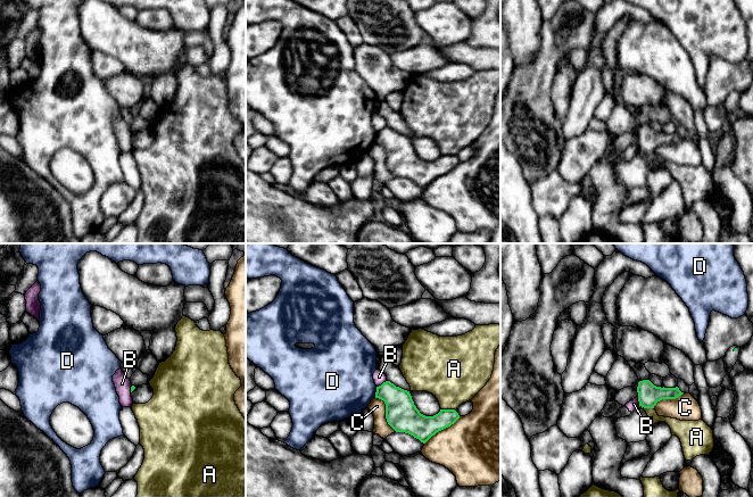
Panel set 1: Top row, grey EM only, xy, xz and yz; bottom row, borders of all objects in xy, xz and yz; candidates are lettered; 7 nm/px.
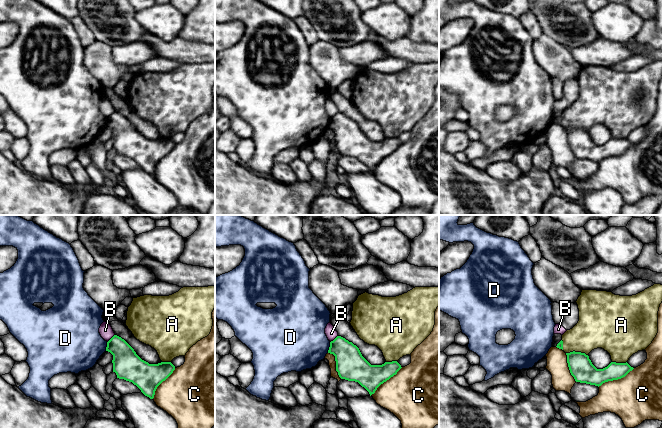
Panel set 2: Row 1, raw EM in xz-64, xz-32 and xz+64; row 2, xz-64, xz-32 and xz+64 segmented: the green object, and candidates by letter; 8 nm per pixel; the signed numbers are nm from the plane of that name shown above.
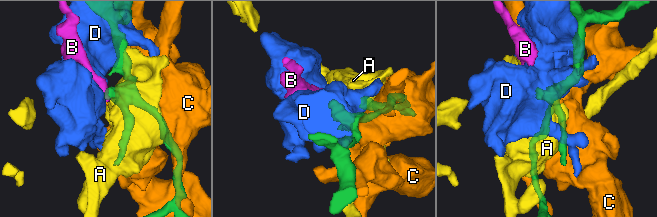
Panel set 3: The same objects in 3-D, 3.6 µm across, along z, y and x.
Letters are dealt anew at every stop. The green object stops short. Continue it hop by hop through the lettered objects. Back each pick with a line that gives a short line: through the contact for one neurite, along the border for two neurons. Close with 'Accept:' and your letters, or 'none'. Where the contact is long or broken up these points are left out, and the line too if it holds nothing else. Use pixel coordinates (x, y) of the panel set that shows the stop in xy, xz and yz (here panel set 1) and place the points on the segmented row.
Accept: none

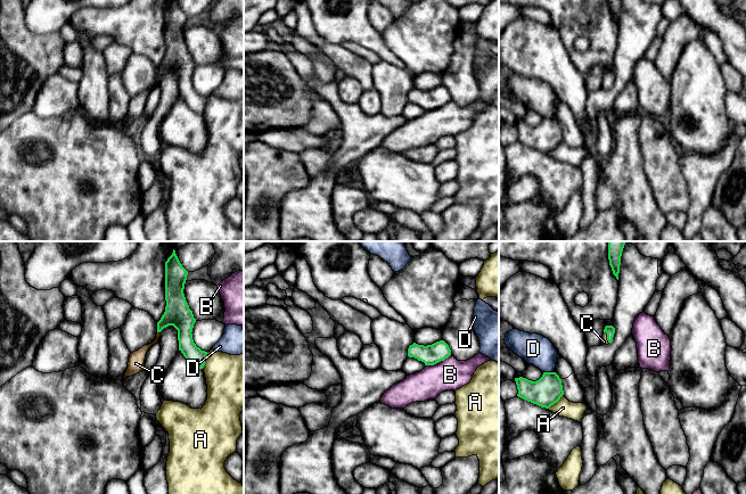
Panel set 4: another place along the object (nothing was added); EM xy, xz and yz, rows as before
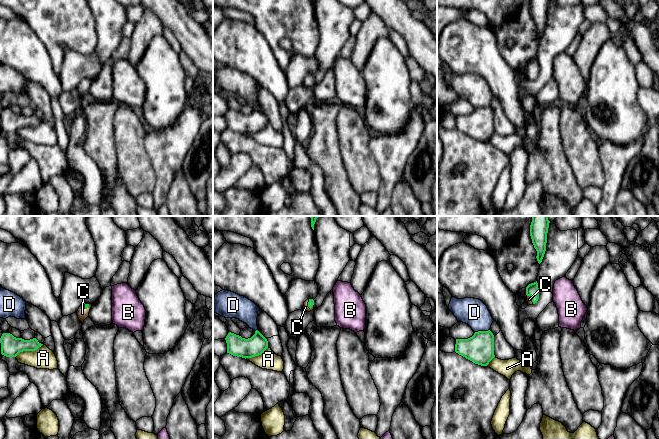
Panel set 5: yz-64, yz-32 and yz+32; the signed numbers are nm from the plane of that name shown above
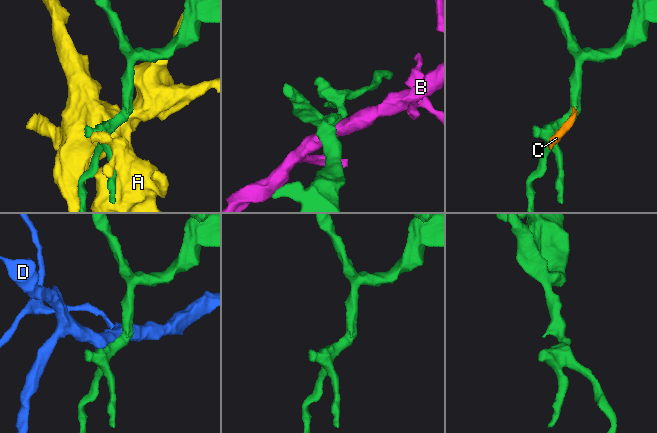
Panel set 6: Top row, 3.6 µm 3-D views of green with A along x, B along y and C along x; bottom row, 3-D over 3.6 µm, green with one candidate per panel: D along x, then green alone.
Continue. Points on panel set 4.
C: yz (609, 330), (607, 337), (604, 342)
Accept: C

